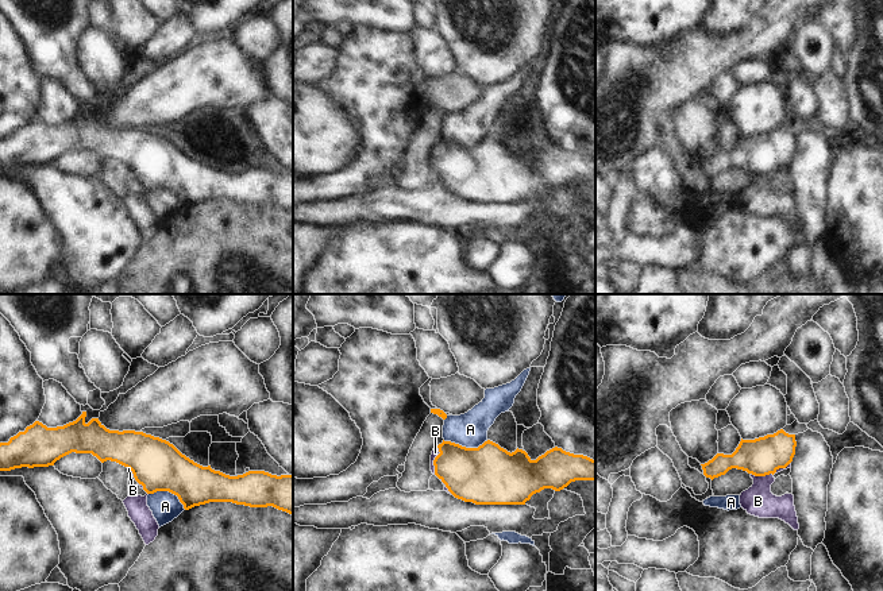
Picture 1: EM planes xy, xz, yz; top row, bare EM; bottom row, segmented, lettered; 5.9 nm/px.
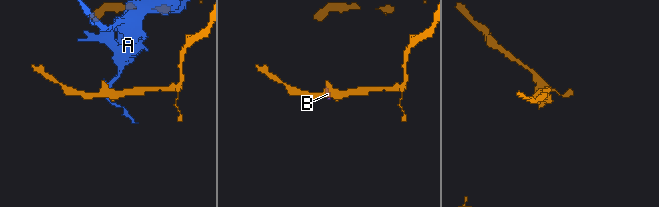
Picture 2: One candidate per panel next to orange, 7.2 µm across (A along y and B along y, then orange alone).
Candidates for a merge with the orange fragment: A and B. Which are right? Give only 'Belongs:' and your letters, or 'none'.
Belongs: B

